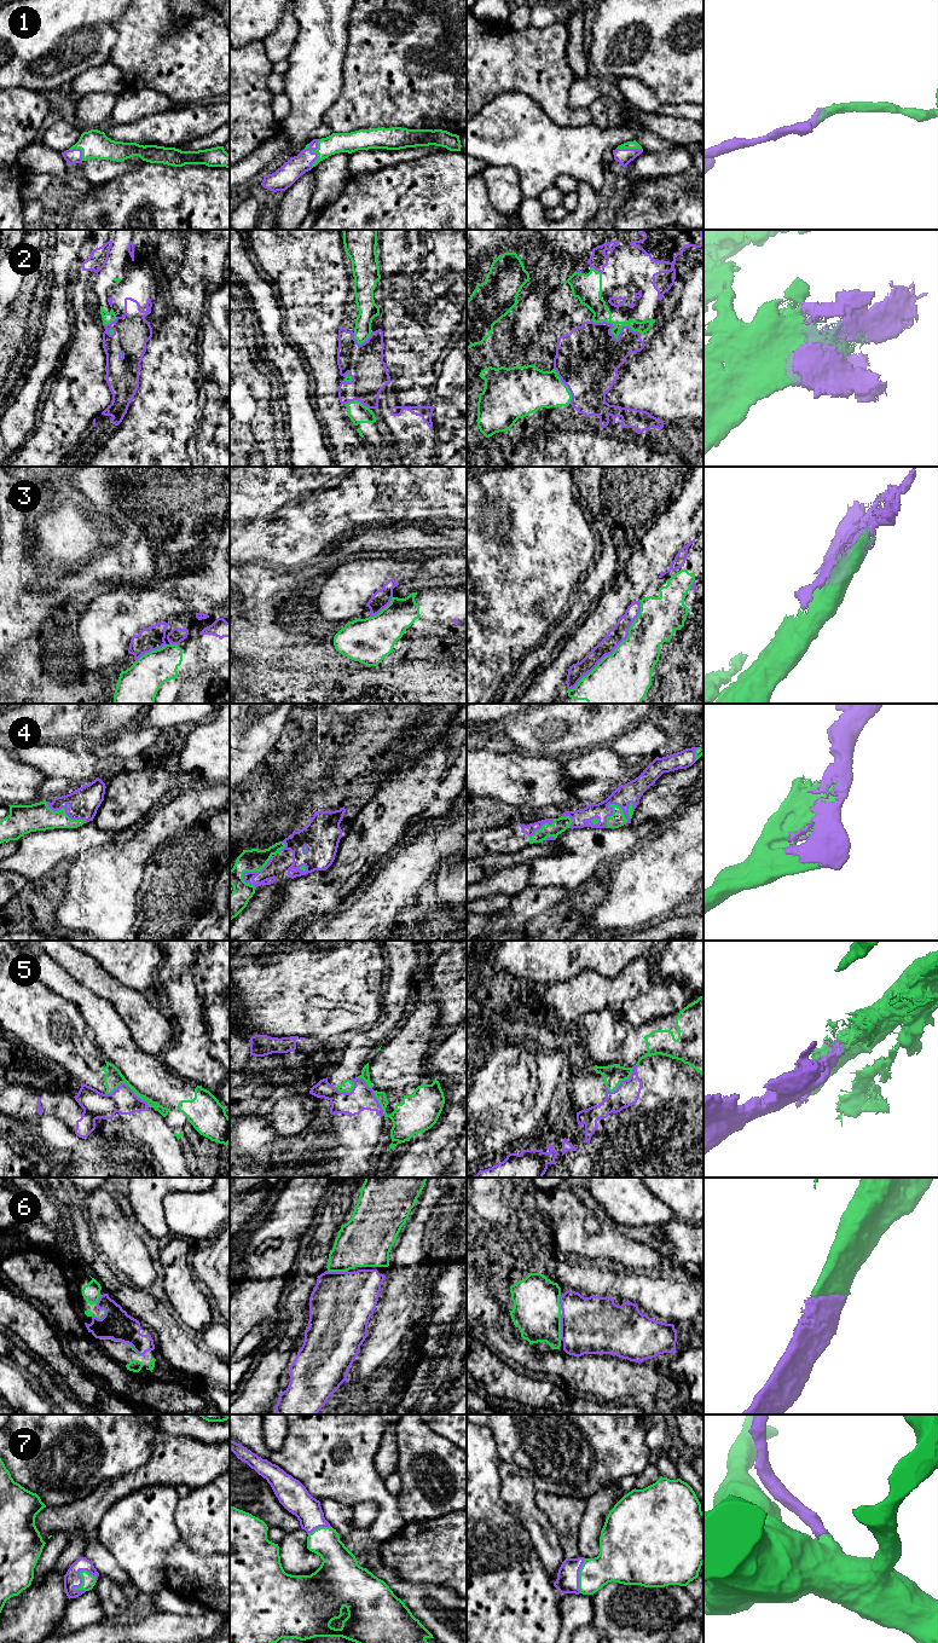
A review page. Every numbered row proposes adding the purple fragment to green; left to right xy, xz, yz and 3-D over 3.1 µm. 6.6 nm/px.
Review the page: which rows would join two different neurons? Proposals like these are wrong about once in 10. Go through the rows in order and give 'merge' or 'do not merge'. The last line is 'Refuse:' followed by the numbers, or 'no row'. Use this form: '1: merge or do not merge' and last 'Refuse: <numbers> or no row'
1: merge
2: merge
3: merge
4: merge
5: do not merge
6: merge
7: merge
Refuse: 5

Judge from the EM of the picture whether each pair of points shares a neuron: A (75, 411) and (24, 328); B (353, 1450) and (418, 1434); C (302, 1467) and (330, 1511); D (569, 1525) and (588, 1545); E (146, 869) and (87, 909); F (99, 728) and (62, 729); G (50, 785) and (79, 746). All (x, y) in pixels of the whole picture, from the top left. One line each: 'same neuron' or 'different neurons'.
A: different neurons
B: different neurons
C: different neurons
D: different neurons
E: same neuron
F: same neuron
G: different neurons

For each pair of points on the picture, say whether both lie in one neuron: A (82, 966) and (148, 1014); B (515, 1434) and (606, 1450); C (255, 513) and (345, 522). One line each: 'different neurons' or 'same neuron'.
A: same neuron
B: same neuron
C: same neuron

